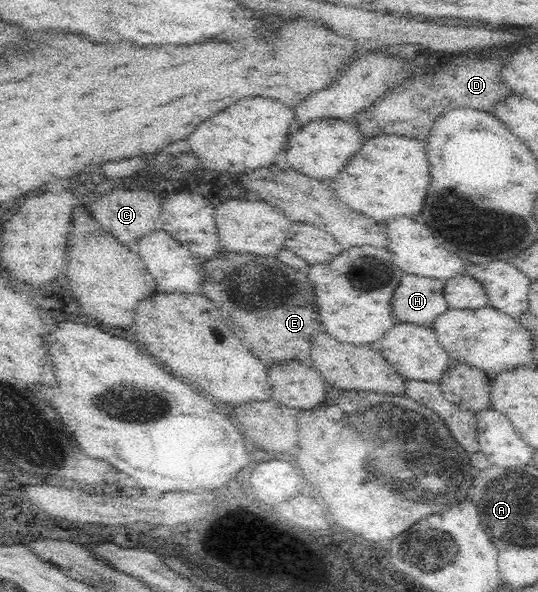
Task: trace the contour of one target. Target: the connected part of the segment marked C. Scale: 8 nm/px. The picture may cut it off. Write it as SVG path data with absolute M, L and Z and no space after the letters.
M117 188L114 192L99 197L91 205L91 215L97 219L103 230L107 230L119 243L134 249L139 241L158 229L161 199L159 195L151 193L151 191Z

